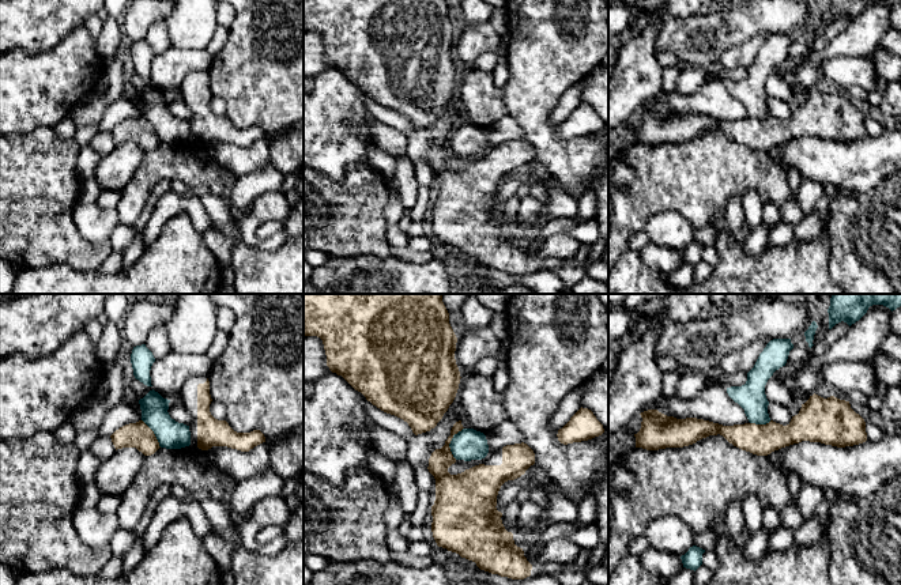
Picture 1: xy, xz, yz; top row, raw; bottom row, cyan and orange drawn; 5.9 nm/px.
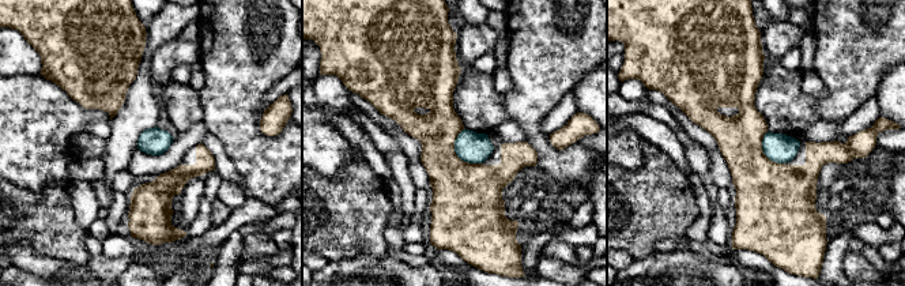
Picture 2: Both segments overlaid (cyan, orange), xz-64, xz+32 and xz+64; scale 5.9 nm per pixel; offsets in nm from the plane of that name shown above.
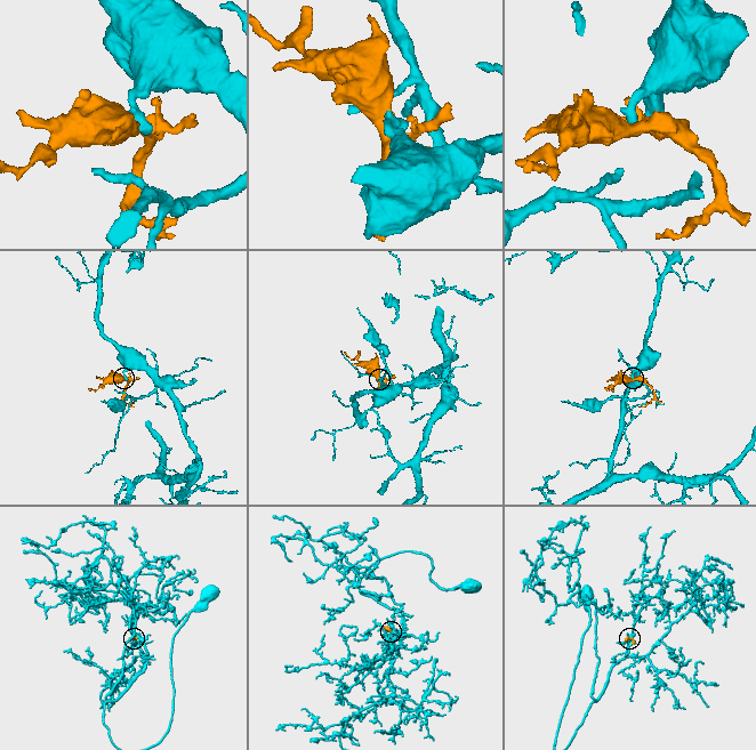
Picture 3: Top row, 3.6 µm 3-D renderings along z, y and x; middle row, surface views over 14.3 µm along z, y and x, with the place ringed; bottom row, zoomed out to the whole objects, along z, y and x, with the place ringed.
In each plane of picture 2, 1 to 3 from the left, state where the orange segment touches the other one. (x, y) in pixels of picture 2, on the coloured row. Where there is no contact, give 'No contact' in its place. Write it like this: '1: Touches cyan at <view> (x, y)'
1: No contact
2: Touches cyan at xz+32 (456, 154)
3: Touches cyan at xz+64 (764, 153)

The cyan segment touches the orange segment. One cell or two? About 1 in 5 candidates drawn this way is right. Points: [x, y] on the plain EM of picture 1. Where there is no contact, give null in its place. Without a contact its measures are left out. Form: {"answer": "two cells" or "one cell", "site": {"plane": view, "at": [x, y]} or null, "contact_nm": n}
{"answer": "two cells", "site": {"plane": "xz", "at": [451, 138]}, "contact_nm": 200}

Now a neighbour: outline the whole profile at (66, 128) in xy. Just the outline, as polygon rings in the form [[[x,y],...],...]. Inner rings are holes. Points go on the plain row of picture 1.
[[[69,116],[64,117],[61,121],[59,121],[56,125],[52,127],[54,133],[63,139],[72,139],[76,132],[75,122]]]

